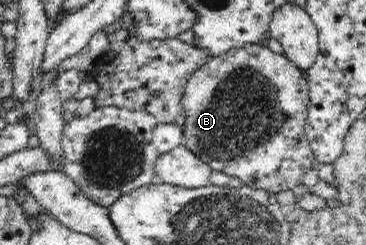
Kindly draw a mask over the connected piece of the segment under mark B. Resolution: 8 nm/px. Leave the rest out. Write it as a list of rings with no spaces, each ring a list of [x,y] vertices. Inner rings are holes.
[[[264,43],[230,48],[219,57],[210,58],[194,72],[184,88],[182,108],[186,114],[183,144],[194,152],[211,170],[239,177],[243,185],[272,193],[292,190],[302,184],[304,174],[312,169],[315,155],[305,134],[309,91],[305,74],[283,54],[272,51]]]

